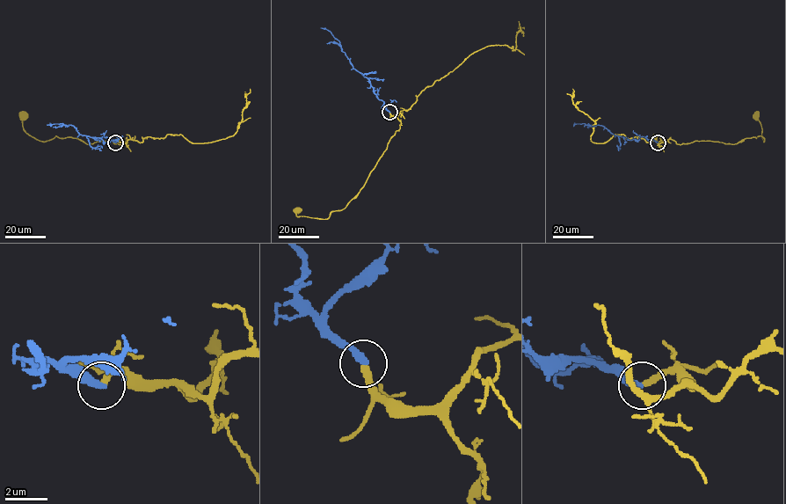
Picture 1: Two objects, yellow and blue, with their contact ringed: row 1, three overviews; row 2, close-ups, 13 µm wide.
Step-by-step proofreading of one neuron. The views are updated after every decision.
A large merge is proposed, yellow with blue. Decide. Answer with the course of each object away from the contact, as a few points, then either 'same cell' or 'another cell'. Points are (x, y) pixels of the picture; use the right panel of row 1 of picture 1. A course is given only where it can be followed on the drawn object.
course yellow (658, 142), (672, 139), (679, 144), (695, 141), (732, 144), (759, 135), (763, 142), (755, 115); course blue (658, 142), (644, 136), (636, 140), (627, 139), (598, 125), (573, 125); same cell

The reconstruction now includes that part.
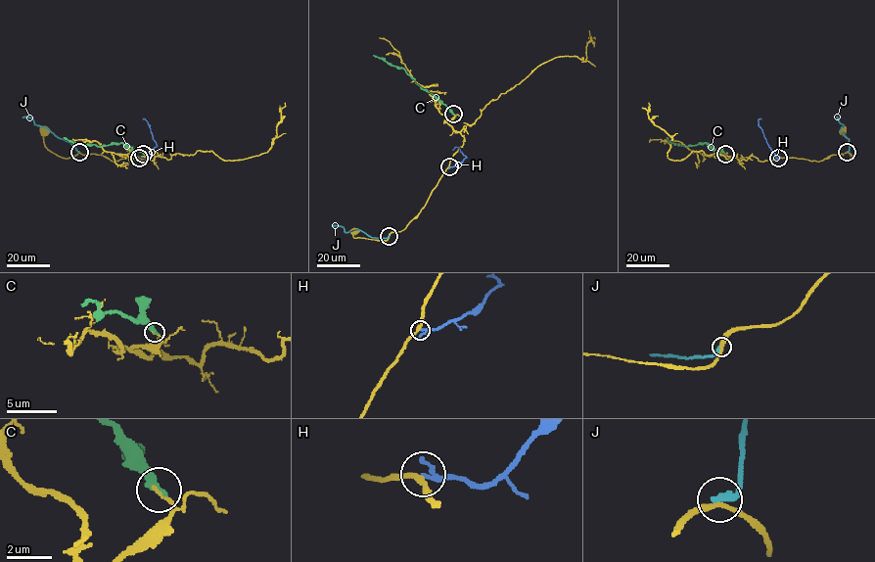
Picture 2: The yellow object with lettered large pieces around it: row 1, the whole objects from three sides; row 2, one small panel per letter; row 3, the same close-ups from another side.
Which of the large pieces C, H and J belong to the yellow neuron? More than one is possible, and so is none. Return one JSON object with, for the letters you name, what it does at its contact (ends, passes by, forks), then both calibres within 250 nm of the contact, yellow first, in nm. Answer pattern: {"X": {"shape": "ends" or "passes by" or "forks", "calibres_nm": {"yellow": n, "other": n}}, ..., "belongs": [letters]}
{"belongs": []}

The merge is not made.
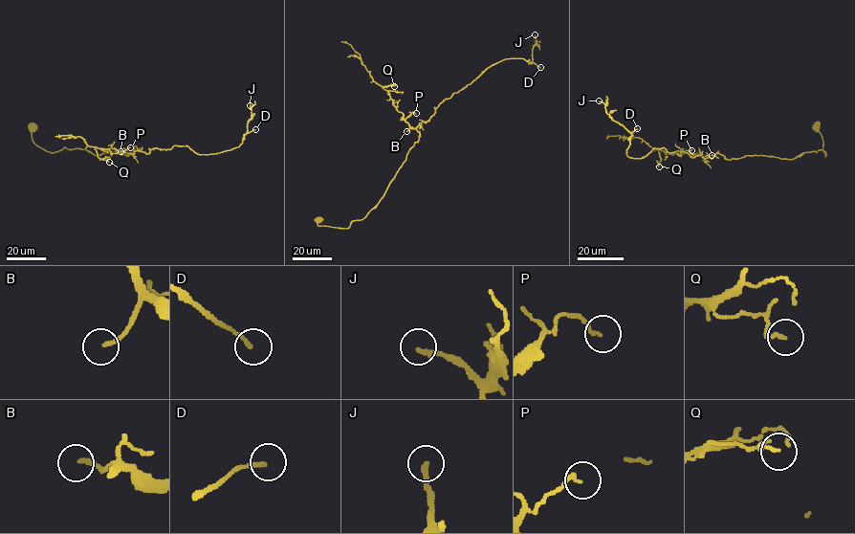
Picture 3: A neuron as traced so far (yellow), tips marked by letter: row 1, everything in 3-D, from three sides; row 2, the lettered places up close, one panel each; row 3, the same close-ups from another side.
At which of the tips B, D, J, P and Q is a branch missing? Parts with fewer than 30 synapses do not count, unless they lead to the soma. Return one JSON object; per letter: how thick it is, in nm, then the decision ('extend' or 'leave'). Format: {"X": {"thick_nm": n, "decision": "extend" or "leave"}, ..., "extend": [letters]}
{"B": {"thick_nm": 150, "decision": "leave"}, "D": {"thick_nm": 150, "decision": "extend"}, "J": {"thick_nm": 200, "decision": "extend"}, "P": {"thick_nm": 120, "decision": "leave"}, "Q": {"thick_nm": 110, "decision": "leave"}, "extend": ["D", "J"]}

